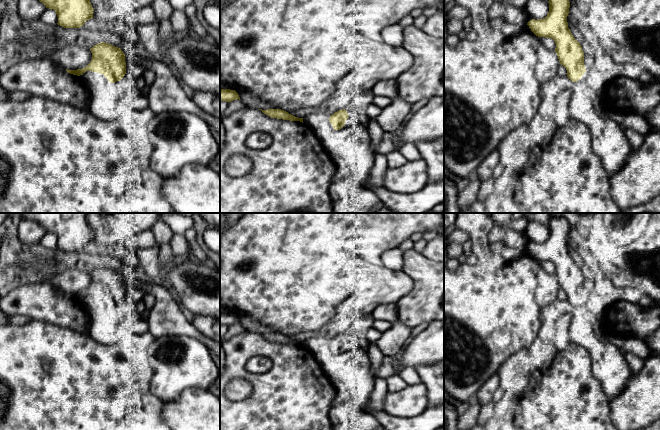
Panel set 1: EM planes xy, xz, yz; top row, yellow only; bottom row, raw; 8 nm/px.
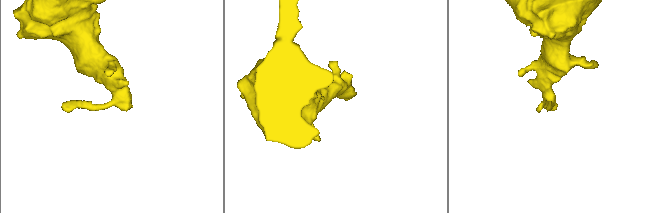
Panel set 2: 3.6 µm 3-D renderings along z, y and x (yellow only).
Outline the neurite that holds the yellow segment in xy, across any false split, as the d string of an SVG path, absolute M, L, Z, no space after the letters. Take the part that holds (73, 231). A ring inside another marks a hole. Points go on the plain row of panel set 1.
M21 213L23 219L32 220L46 232L53 233L58 249L64 252L80 252L93 242L94 233L87 220L87 213Z

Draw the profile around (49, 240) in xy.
M49 232L44 234L39 244L47 249L56 249L58 247L58 241L55 234Z

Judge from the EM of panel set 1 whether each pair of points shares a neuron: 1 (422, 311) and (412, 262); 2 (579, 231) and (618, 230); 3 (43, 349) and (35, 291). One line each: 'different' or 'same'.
1: same
2: different
3: different

